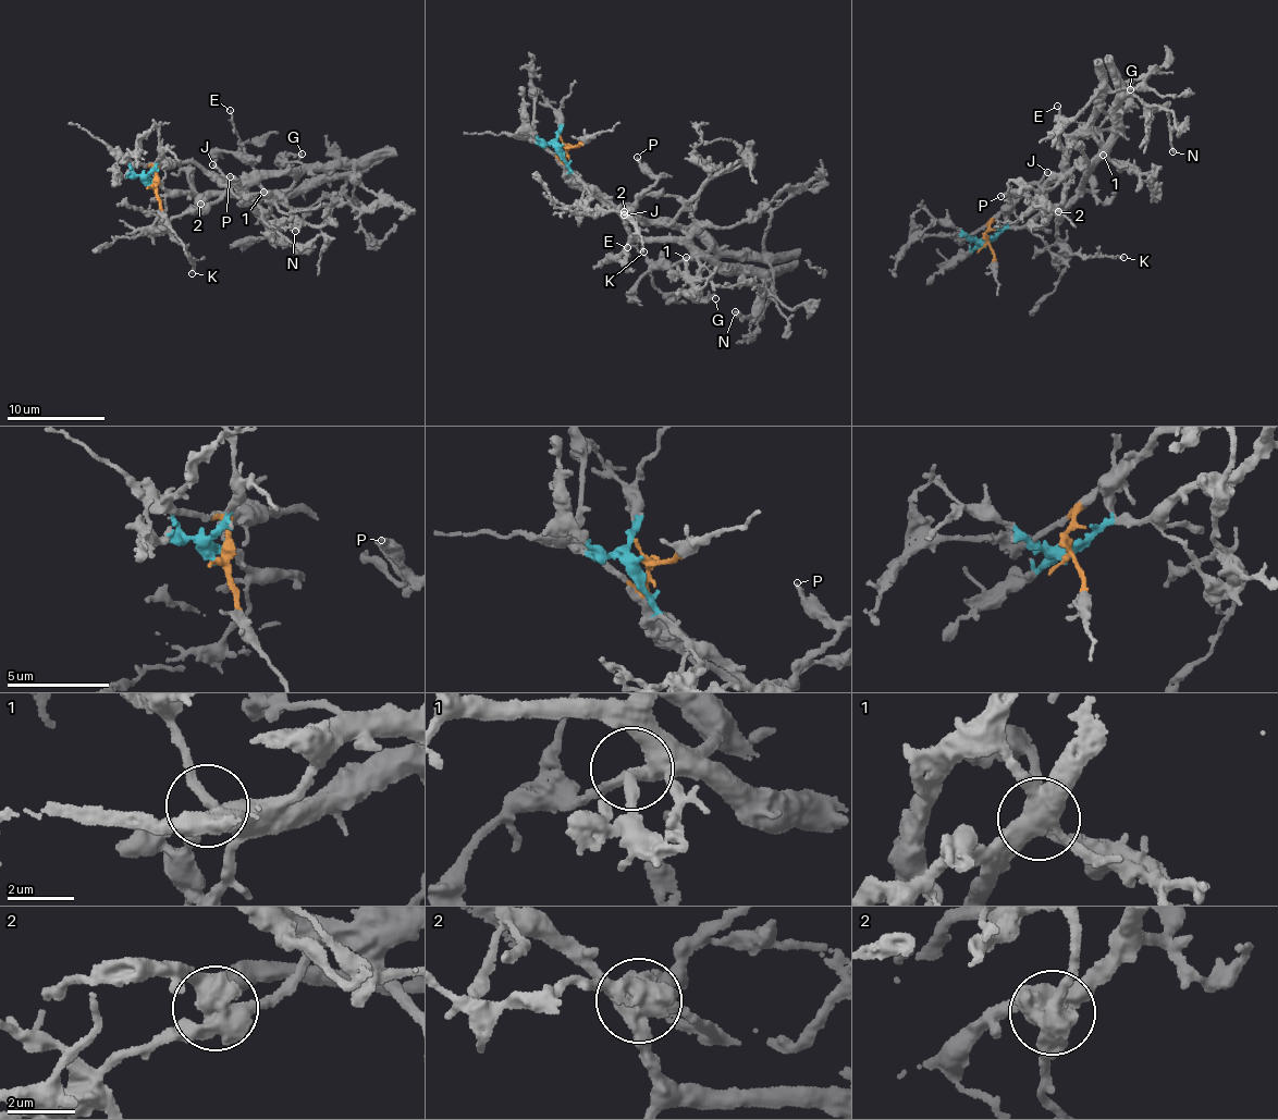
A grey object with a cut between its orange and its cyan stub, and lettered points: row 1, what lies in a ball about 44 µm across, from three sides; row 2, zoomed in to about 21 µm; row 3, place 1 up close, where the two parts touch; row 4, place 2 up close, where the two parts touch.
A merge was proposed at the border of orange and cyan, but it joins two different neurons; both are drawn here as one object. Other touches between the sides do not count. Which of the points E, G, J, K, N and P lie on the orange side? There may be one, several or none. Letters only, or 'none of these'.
G, K, P

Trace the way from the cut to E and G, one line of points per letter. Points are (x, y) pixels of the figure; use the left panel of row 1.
E: (149, 185), (157, 180), (169, 191), (198, 200), (221, 194), (261, 198), (267, 195), (234, 130), (230, 109)
G: (149, 185), (155, 170), (182, 161), (259, 182), (291, 174), (303, 165), (280, 162), (303, 154)

